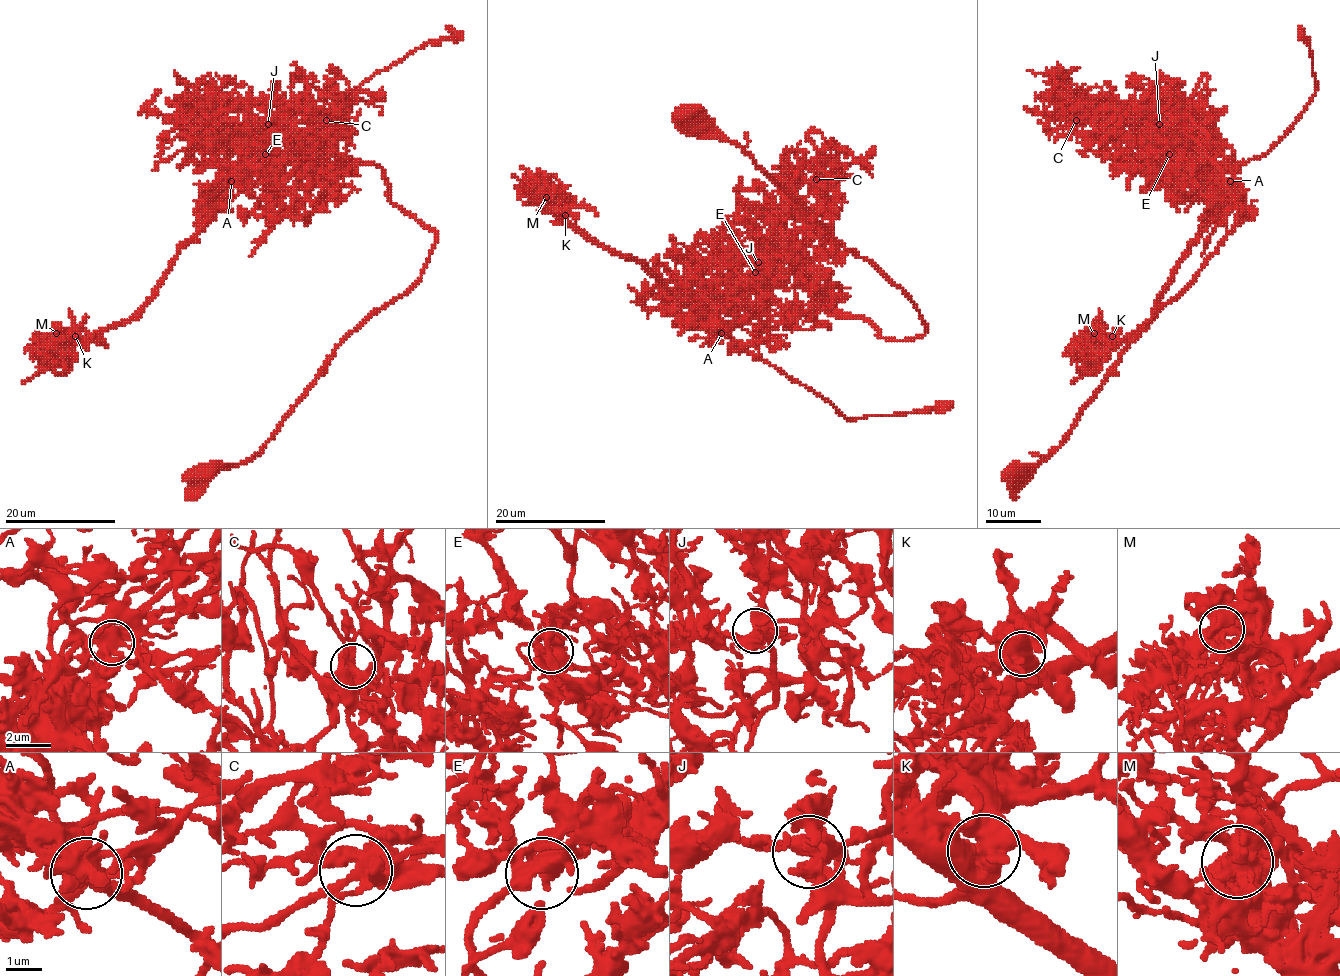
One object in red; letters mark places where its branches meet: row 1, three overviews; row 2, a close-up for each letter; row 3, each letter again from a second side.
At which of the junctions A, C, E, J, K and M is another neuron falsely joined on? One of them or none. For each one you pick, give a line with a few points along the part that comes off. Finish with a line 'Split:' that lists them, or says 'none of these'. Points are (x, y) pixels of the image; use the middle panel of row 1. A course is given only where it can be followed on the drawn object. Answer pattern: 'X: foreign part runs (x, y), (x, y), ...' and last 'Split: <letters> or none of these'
A: foreign part runs (722, 333), (669, 291), (643, 265), (589, 241), (562, 222), (511, 173)
Split: A

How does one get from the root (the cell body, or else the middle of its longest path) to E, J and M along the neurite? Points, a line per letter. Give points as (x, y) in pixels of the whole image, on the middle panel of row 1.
E: (689, 118), (877, 266), (927, 330), (885, 340), (822, 311), (810, 273), (755, 272)
J: (689, 118), (711, 122), (877, 266), (927, 330), (885, 340), (860, 318), (822, 311), (790, 246), (758, 262)
M: (689, 118), (877, 266), (927, 330), (885, 340), (860, 318), (779, 305), (758, 337), (719, 326), (546, 197)

